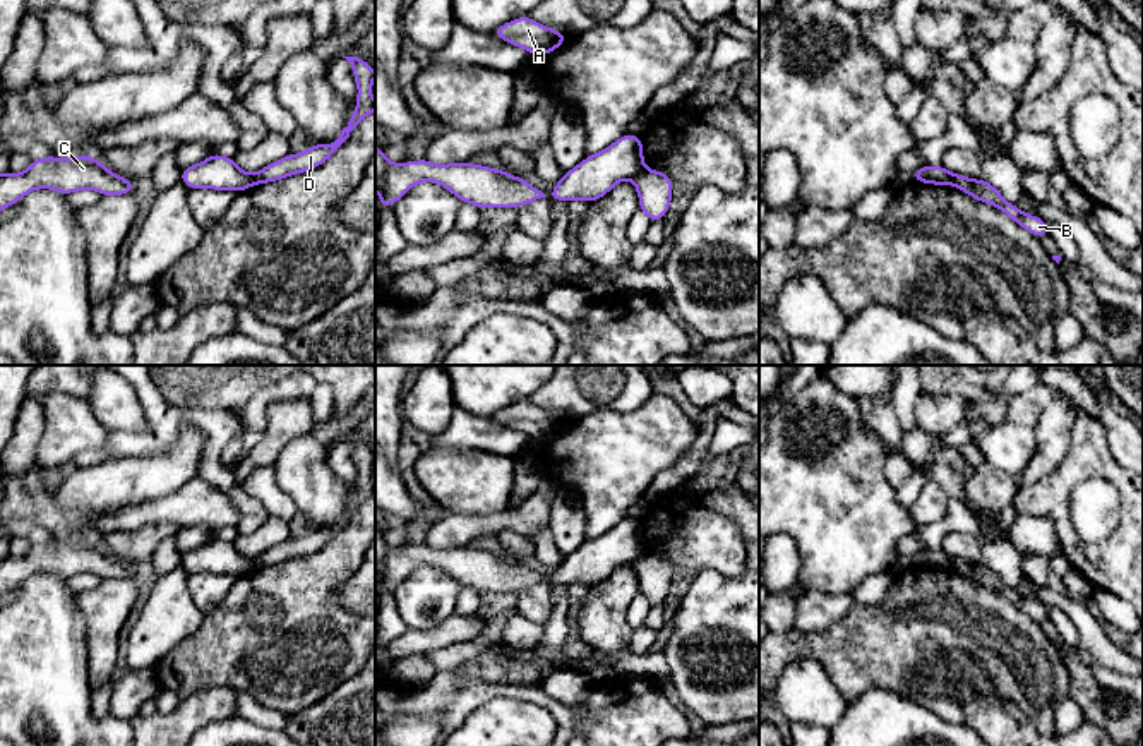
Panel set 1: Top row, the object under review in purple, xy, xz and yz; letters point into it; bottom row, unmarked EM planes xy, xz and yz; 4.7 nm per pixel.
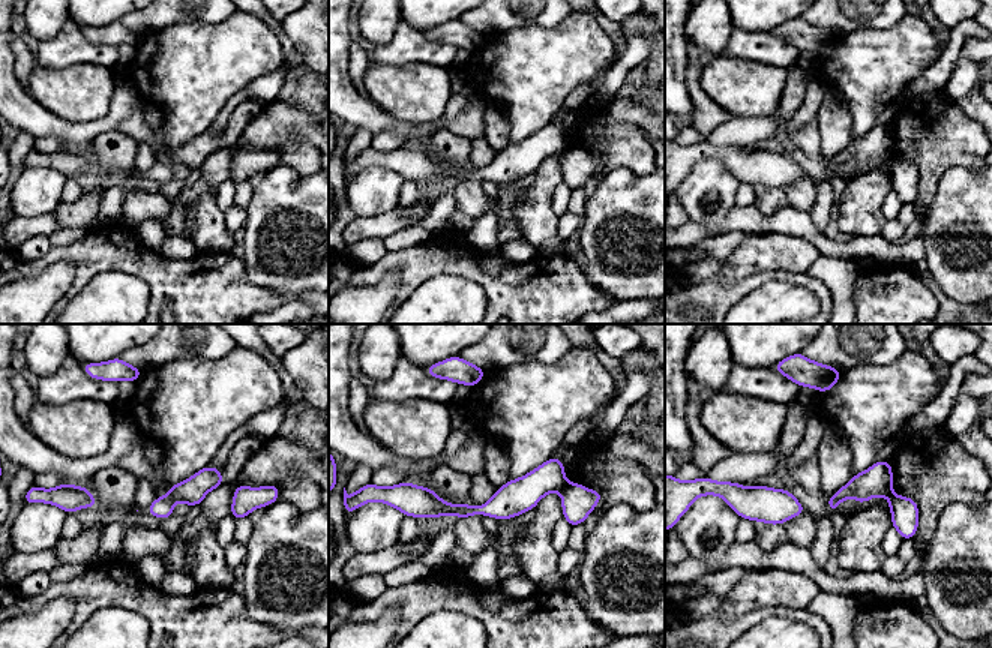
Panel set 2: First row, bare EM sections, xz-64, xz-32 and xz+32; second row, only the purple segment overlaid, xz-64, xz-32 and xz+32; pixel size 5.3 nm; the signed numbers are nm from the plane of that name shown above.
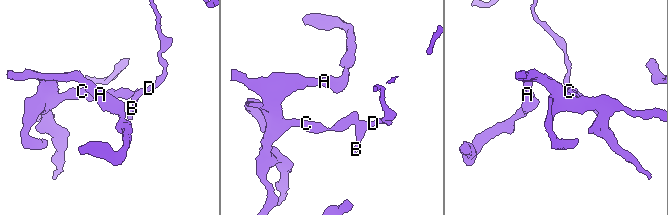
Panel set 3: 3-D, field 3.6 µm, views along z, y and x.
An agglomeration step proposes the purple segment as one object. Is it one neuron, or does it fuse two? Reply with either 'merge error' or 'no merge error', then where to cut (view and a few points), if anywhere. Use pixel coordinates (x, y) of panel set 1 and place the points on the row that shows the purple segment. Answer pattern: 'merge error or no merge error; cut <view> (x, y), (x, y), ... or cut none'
merge error; cut xy (252, 174), (254, 184)

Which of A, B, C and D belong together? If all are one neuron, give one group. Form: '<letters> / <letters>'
A C / B D

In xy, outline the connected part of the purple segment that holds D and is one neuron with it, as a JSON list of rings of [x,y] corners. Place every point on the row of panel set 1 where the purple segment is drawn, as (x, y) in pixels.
[[[343,57],[351,63],[353,77],[358,86],[356,110],[348,118],[348,125],[341,130],[339,137],[331,144],[315,144],[307,147],[300,154],[288,154],[274,163],[269,163],[266,168],[254,173],[254,185],[269,183],[281,180],[284,177],[303,173],[317,168],[327,161],[334,151],[350,137],[350,134],[362,123],[362,120],[375,111],[375,103],[372,101],[372,81],[375,72],[372,67],[358,57]]]

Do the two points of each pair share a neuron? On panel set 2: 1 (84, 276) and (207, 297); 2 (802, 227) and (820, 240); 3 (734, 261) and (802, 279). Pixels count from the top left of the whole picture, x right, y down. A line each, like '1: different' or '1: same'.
1: same
2: same
3: different

